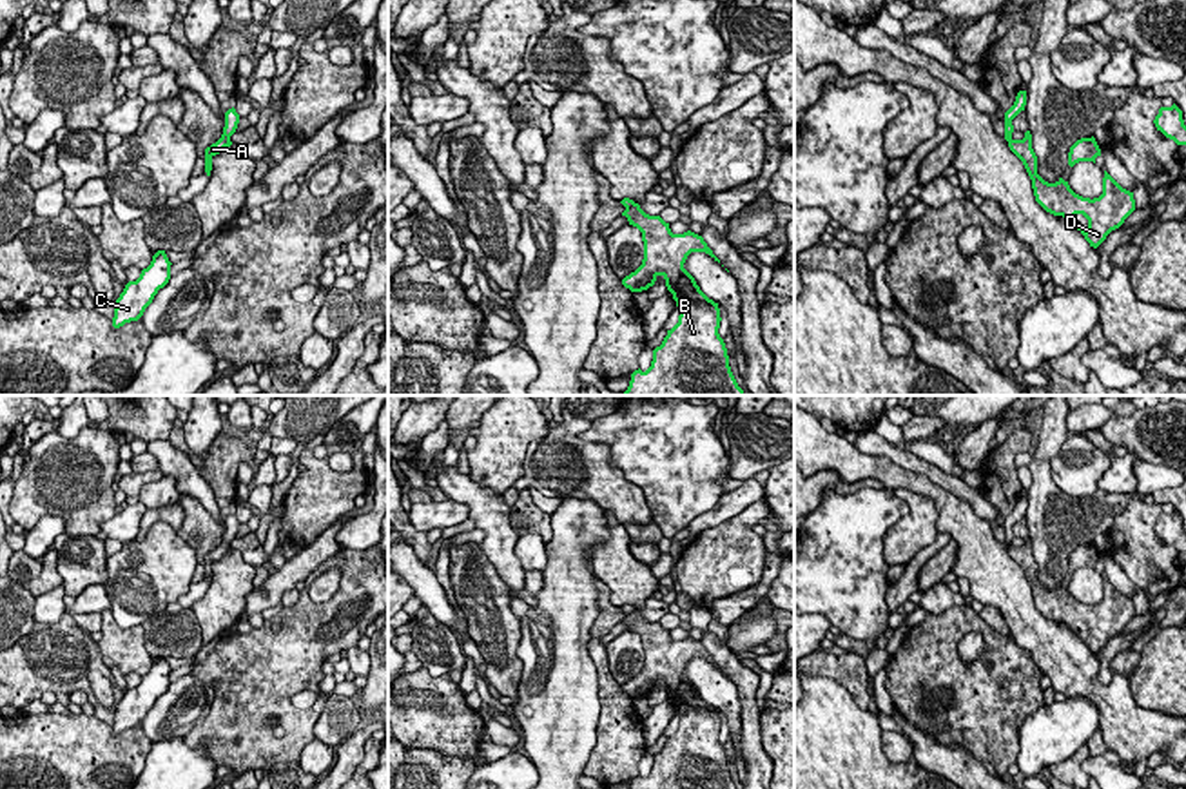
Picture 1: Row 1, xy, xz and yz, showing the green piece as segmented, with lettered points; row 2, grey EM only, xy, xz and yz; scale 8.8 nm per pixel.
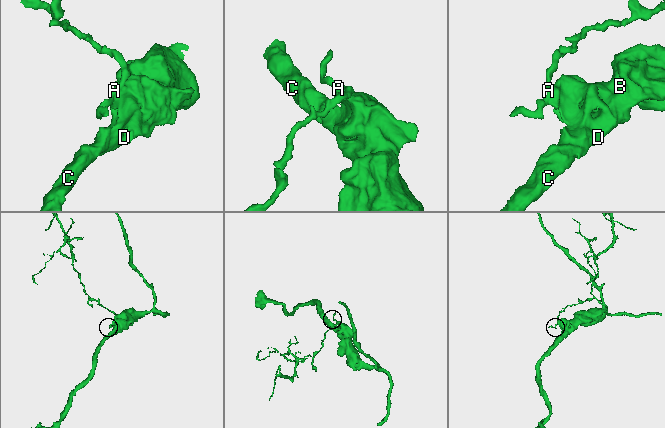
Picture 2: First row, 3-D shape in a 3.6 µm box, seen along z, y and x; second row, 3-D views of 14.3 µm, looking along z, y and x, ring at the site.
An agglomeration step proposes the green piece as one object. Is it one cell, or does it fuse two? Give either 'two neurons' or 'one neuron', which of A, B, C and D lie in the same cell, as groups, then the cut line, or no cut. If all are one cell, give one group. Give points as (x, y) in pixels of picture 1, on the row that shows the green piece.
two neurons | A / B C D | xz (635, 204), (626, 209)

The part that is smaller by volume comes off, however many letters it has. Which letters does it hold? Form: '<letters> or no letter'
A

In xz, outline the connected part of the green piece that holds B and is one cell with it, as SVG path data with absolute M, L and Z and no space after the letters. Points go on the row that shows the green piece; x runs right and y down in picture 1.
M638 203L626 209L622 216L627 218L629 225L642 232L644 241L642 265L626 276L622 285L631 292L642 292L653 287L656 278L662 276L680 308L678 323L667 330L662 345L653 350L651 366L646 372L638 368L631 374L624 395L745 395L731 372L727 348L718 334L722 321L718 303L709 299L700 290L695 278L684 268L691 252L705 252L718 263L720 259L713 254L702 236L691 230L673 234L669 223L660 216L646 214Z

